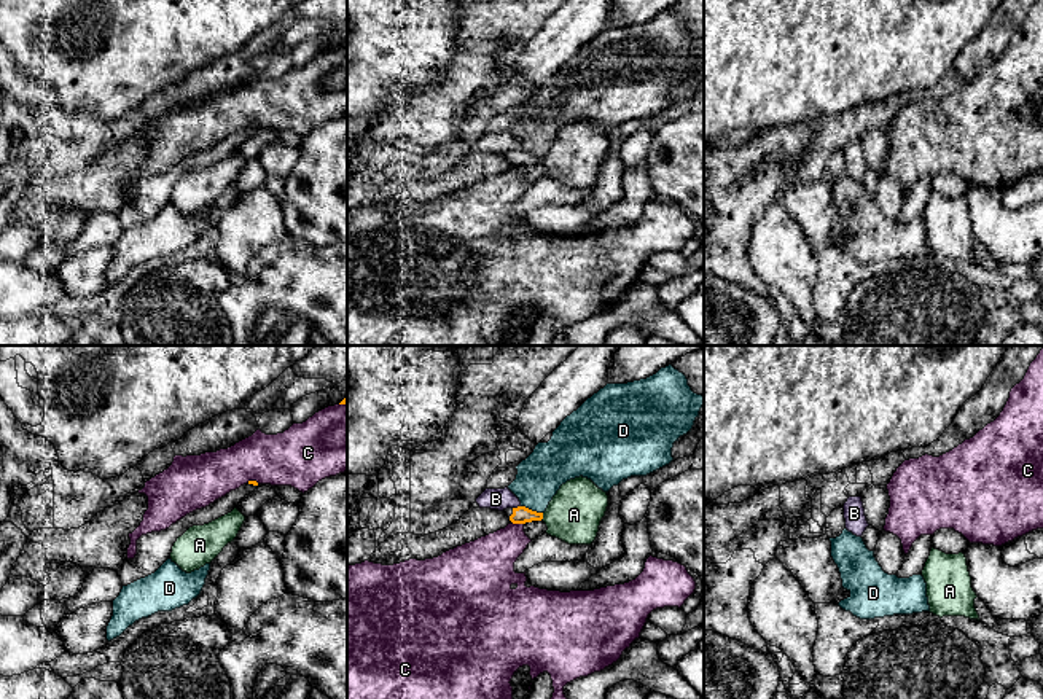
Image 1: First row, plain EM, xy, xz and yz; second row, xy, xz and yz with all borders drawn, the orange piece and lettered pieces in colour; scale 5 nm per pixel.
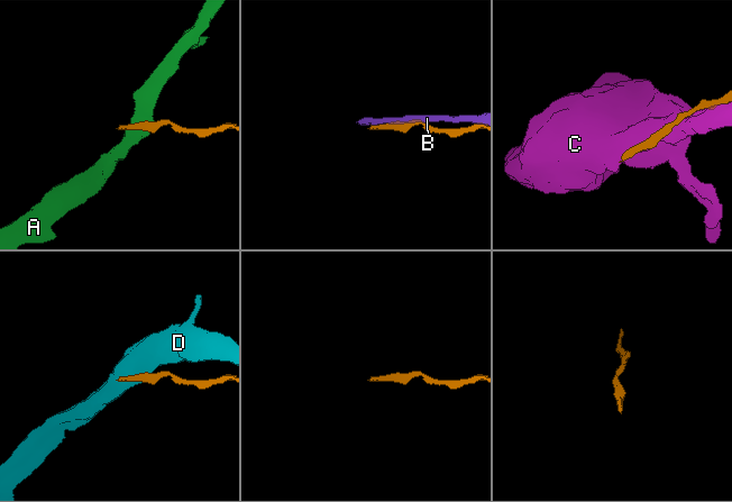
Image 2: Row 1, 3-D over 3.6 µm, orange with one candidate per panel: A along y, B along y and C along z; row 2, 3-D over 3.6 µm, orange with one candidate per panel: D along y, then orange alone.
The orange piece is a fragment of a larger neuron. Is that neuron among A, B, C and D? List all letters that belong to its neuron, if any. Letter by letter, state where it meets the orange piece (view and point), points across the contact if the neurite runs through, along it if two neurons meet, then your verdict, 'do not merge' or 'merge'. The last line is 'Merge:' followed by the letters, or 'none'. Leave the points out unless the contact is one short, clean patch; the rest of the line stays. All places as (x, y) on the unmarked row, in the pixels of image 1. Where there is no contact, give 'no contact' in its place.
A: contact xz (542, 160); border xz (543, 156), (540, 163); do not merge
B: contact xz (518, 150); do not merge
C: contact xz (518, 166); do not merge
D: contact xz (531, 153); border xz (521, 148), (542, 156); do not merge
Merge: none

